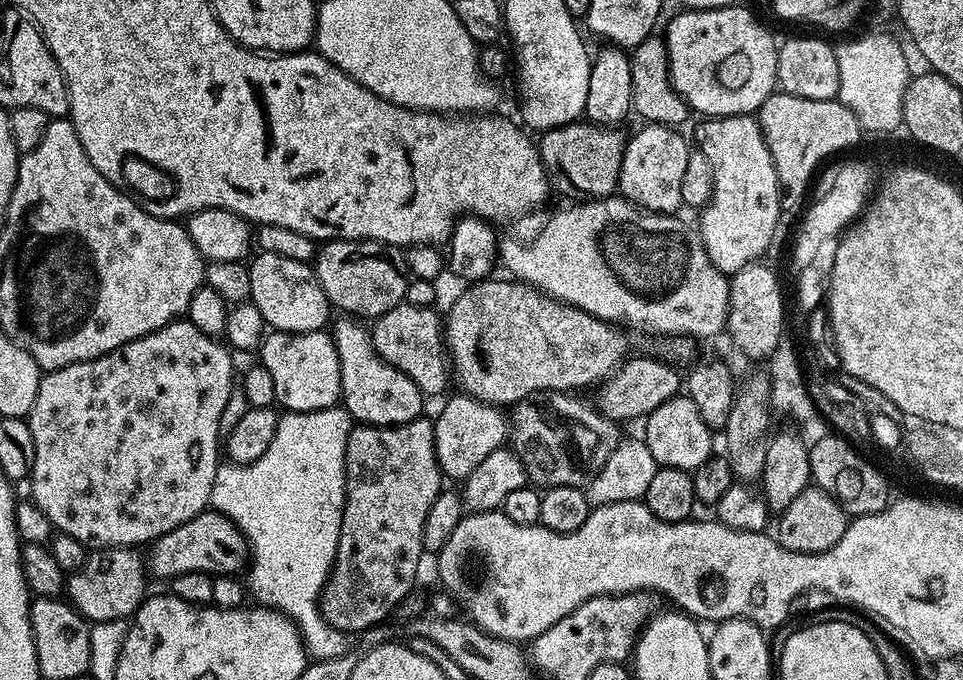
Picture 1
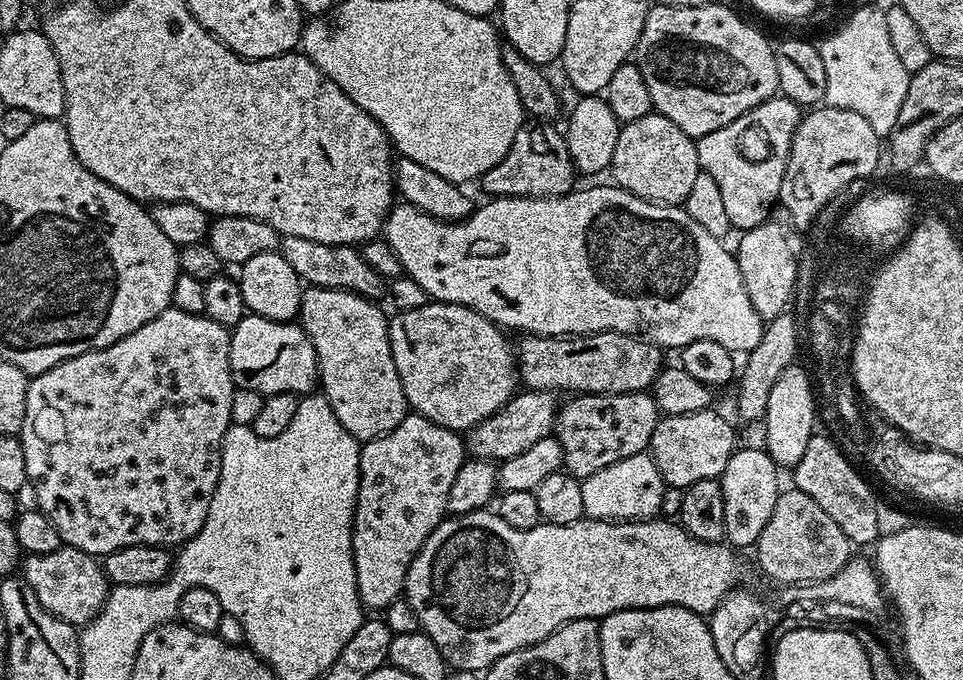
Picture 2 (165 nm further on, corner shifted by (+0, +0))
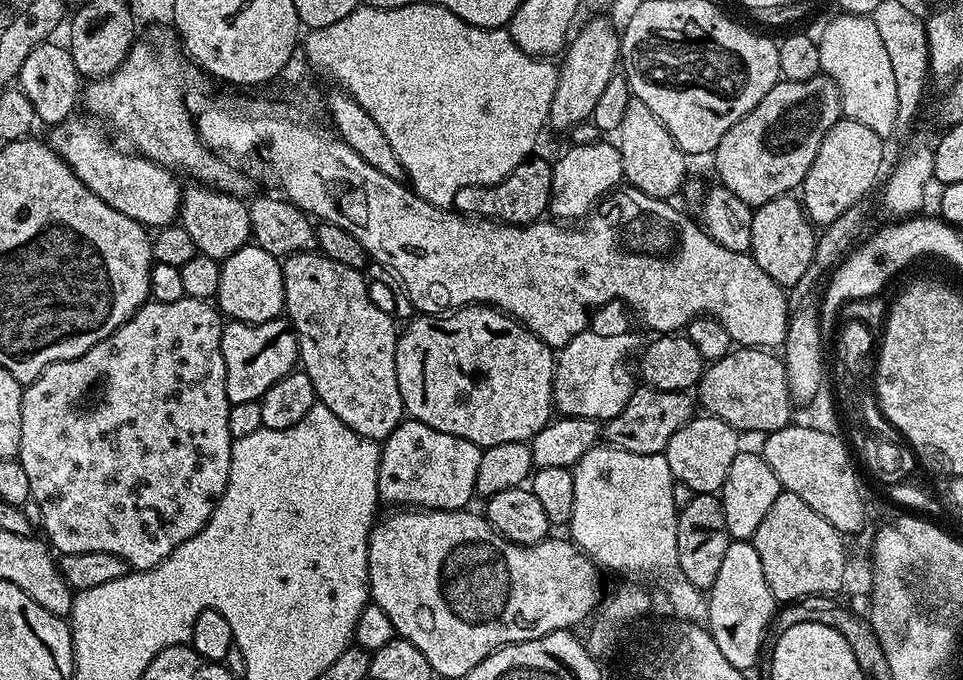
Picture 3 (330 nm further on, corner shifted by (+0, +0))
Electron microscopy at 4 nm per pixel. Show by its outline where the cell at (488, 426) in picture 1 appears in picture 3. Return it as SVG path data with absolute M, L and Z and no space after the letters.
M586 330L574 338L570 338L570 342L566 342L566 346L555 353L556 369L552 383L552 403L560 416L590 418L591 420L607 422L618 414L622 414L622 410L632 397L634 372L633 369L632 372L628 369L628 359L631 358L632 351L634 351L633 356L637 351L636 340L628 332L616 332L613 336L607 336L604 332L592 331Z

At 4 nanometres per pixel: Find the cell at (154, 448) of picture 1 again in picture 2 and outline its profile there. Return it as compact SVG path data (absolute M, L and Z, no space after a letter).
M167 308L158 318L146 322L146 326L138 326L134 334L126 334L118 342L105 348L90 350L86 354L78 354L41 376L31 377L26 394L26 414L20 431L22 454L26 454L26 474L30 492L36 495L35 507L58 529L61 541L67 547L77 548L86 554L103 558L114 550L122 550L122 546L138 546L139 544L159 544L161 546L183 545L184 541L194 538L198 530L206 522L206 514L210 510L210 498L214 498L214 490L218 486L220 473L220 447L230 418L230 398L233 390L230 374L230 332L209 316L203 314L186 314L182 310Z

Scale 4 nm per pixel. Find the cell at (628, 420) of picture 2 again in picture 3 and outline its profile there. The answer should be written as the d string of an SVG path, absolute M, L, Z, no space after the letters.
M640 386L635 389L630 402L612 420L602 428L602 436L613 448L630 450L630 454L661 454L664 448L686 426L686 422L694 415L694 400L688 392L671 392Z

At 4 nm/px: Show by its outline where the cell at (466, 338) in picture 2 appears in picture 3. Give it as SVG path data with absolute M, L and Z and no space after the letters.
M465 306L449 311L447 314L417 315L408 326L409 328L405 332L403 329L399 333L396 341L396 373L398 374L398 390L402 394L404 410L411 419L422 422L434 430L442 430L442 434L454 434L458 438L466 438L477 444L481 450L490 446L502 446L502 442L531 442L538 434L538 430L545 428L548 421L553 419L552 383L556 369L556 357L553 349L542 343L529 328L519 324L508 313L501 312L500 309L491 306Z

